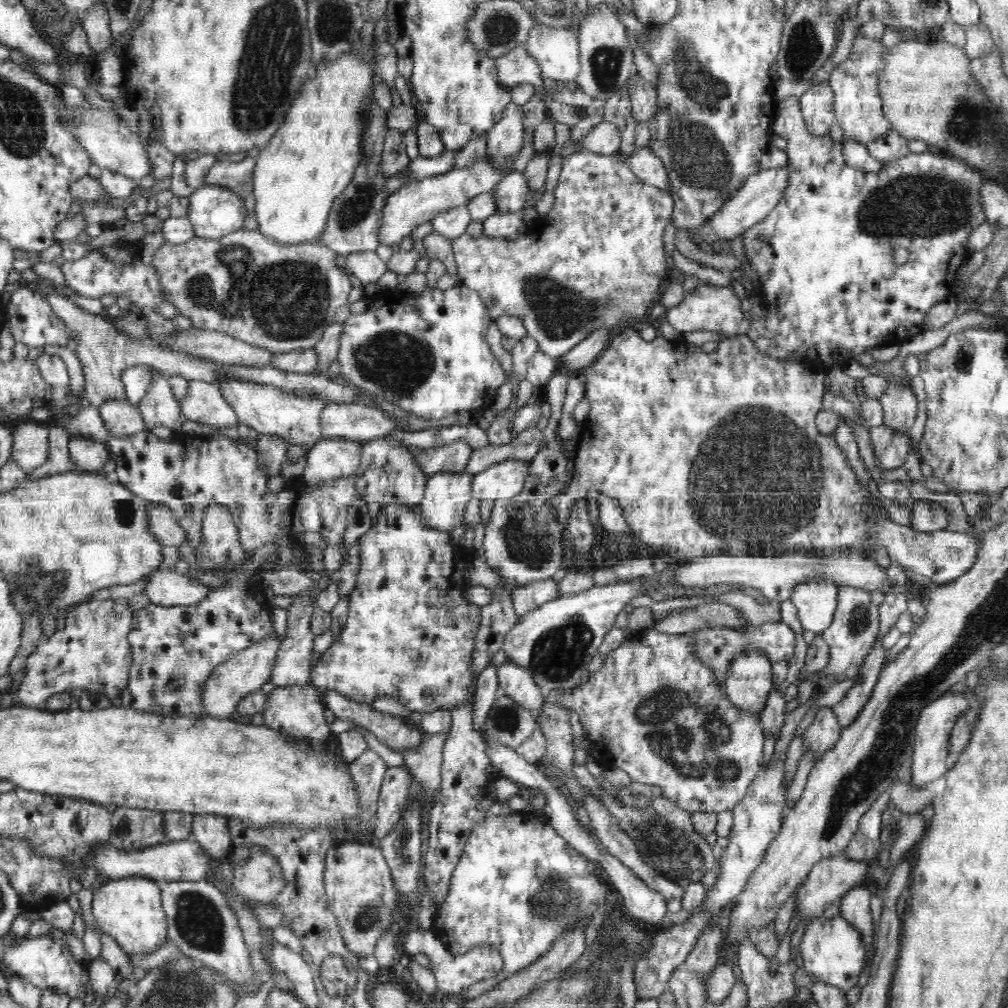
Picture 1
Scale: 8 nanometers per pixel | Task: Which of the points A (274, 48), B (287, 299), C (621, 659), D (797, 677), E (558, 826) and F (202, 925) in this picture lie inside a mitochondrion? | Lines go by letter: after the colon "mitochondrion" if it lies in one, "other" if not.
A: mitochondrion
B: mitochondrion
C: other
D: other
E: other
F: mitochondrion

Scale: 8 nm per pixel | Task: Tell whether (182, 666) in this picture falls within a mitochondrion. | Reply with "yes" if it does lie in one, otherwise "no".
yes

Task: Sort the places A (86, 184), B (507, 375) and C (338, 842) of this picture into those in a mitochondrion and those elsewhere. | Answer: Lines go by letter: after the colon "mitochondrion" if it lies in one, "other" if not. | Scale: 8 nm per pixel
A: other
B: other
C: other

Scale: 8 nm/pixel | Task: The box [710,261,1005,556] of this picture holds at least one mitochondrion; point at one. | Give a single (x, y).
(962, 359)

